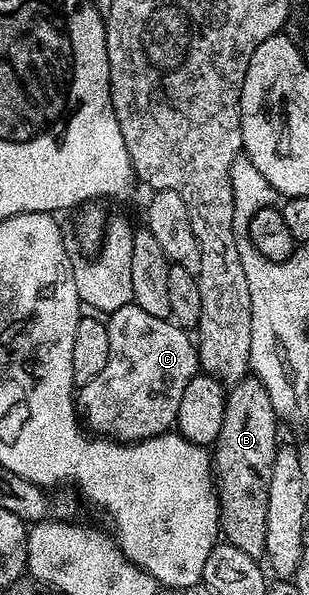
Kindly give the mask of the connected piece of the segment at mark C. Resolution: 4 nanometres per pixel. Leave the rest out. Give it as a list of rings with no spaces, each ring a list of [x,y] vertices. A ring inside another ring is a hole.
[[[133,302],[110,313],[105,320],[105,325],[108,329],[108,361],[104,361],[104,369],[100,369],[100,373],[96,377],[92,377],[92,381],[84,384],[84,391],[87,391],[90,395],[79,394],[76,399],[76,406],[84,416],[85,426],[99,436],[127,443],[137,443],[140,439],[154,439],[157,435],[167,434],[177,424],[178,414],[180,413],[180,400],[184,397],[184,389],[188,389],[188,381],[192,381],[192,377],[199,374],[200,371],[198,348],[191,332],[185,327],[179,327],[177,323],[169,318],[161,319],[160,317],[152,317],[152,313],[144,313],[144,309],[140,309]]]

